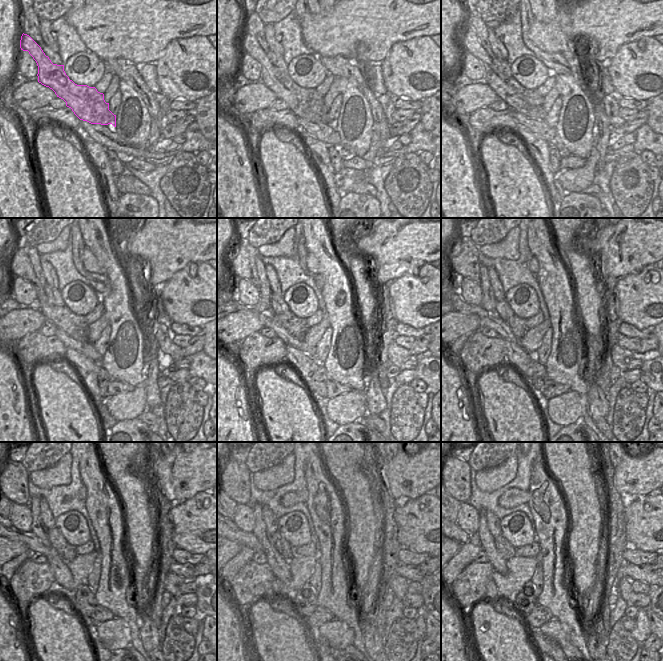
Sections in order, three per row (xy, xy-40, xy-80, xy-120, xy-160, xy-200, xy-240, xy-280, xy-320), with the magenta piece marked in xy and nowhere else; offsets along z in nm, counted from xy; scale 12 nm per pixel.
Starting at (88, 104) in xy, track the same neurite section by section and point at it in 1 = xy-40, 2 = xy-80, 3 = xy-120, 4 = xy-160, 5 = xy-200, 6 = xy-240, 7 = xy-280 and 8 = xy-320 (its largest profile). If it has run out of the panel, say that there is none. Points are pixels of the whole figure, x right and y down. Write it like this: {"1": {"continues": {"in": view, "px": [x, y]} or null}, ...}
{"1": {"continues": {"in": "xy-40", "px": [306, 103]}}, "2": {"continues": {"in": "xy-80", "px": [528, 102]}}, "3": {"continues": {"in": "xy-120", "px": [75, 326]}}, "4": {"continues": {"in": "xy-160", "px": [242, 260]}}, "5": {"continues": {"in": "xy-200", "px": [463, 256]}}, "6": {"continues": {"in": "xy-240", "px": [13, 479]}}, "7": {"continues": {"in": "xy-280", "px": [237, 475]}}, "8": {"continues": {"in": "xy-320", "px": [461, 490]}}}

